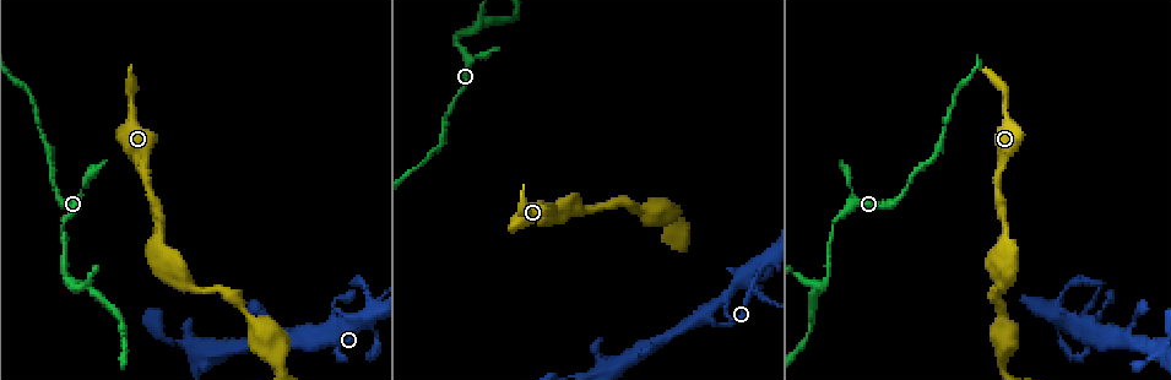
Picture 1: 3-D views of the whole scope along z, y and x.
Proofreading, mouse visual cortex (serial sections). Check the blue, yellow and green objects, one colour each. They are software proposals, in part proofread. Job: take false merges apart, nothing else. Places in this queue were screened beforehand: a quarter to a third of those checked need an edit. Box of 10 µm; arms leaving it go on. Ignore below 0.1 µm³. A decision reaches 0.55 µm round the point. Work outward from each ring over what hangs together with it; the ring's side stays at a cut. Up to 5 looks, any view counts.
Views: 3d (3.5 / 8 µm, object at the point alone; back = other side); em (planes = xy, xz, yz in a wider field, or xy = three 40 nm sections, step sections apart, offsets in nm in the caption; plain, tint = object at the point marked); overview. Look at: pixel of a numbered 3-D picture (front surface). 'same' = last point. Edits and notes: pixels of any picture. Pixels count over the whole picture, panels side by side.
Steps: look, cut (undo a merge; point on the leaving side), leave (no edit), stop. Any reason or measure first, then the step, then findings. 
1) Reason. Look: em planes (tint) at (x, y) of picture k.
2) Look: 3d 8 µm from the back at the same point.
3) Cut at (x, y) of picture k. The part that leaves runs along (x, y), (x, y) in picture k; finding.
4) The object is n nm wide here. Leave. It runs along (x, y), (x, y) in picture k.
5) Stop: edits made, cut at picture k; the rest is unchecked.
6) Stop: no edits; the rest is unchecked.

Three arms meet. Look: em planes (tint) at (349, 321) of picture 1.

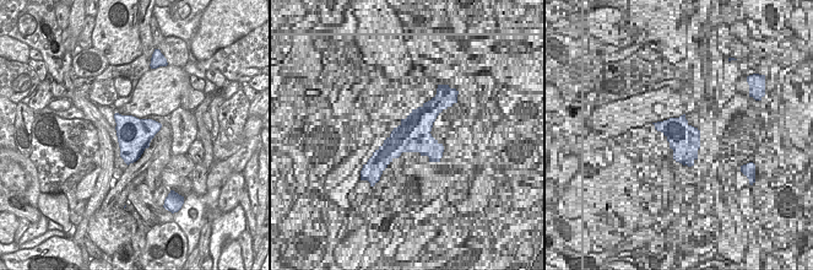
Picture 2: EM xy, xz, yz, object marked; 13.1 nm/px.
See where the arms go. Look: 3d 3.5 µm from the back at the same point.

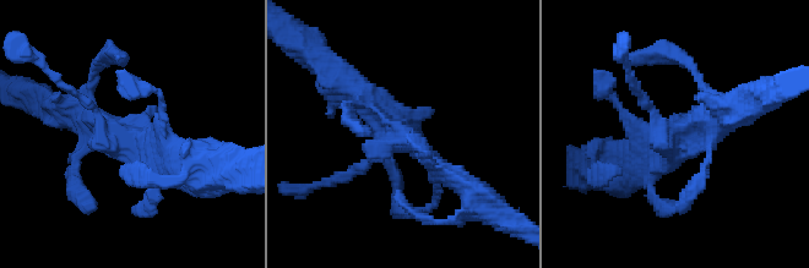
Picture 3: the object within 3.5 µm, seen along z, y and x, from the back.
The object is 440 nm wide here. Leave. It runs along (461, 185), (348, 86) in picture 3; continuous, no second cell.

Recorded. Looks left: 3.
Arms part here. Look: 3d 3.5 µm at (88, 285) of picture 1.

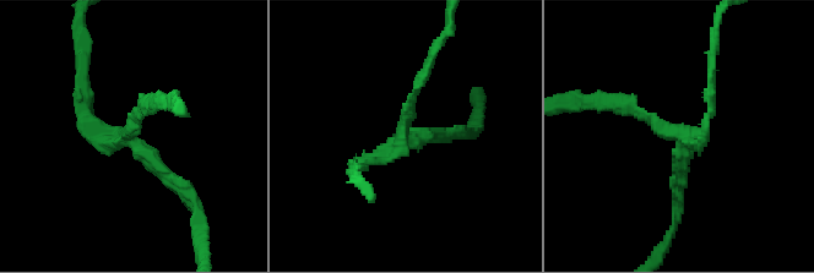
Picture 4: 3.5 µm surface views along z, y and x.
3 arms meet here; the arms are 100, 150, 150 nm wide. Look: em planes (tint) at (401, 143) of picture 4.

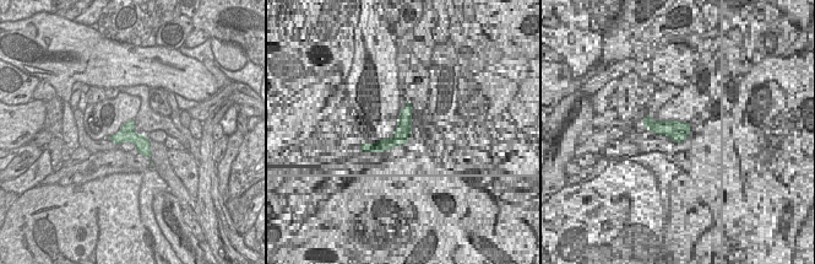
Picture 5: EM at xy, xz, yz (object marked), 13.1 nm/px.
Cut at (644, 115) of picture 4. The part that leaves runs along (679, 136), (630, 110), (623, 94) in picture 4; a second cell is stuck on.

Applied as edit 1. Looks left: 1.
Stop: edits made, cut at picture 4; the rest is unchecked.

